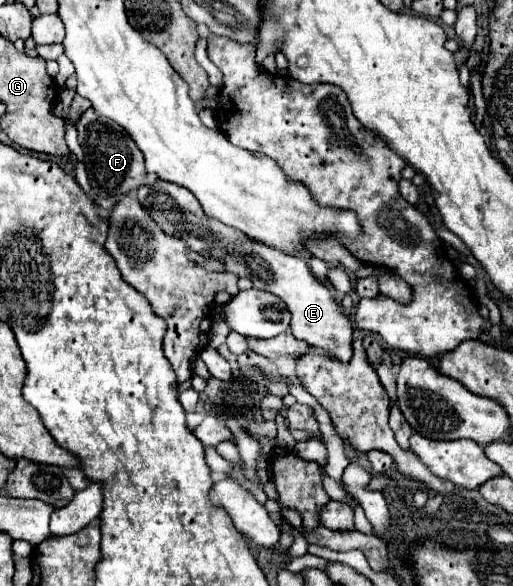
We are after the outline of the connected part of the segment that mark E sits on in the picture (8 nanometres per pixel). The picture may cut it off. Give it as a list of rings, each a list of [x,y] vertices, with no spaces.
[[[158,178],[154,184],[138,188],[138,200],[144,206],[144,210],[164,228],[164,232],[172,236],[180,236],[190,250],[198,254],[206,254],[210,258],[222,258],[228,272],[236,272],[238,276],[248,276],[252,278],[254,288],[280,296],[286,302],[288,310],[292,312],[290,330],[298,340],[304,340],[310,346],[324,350],[338,362],[350,362],[352,340],[354,340],[352,322],[344,314],[342,306],[334,300],[332,292],[312,276],[306,260],[252,242],[250,238],[236,232],[234,228],[228,228],[204,216],[196,196],[192,196],[190,190],[178,184],[164,182]]]

